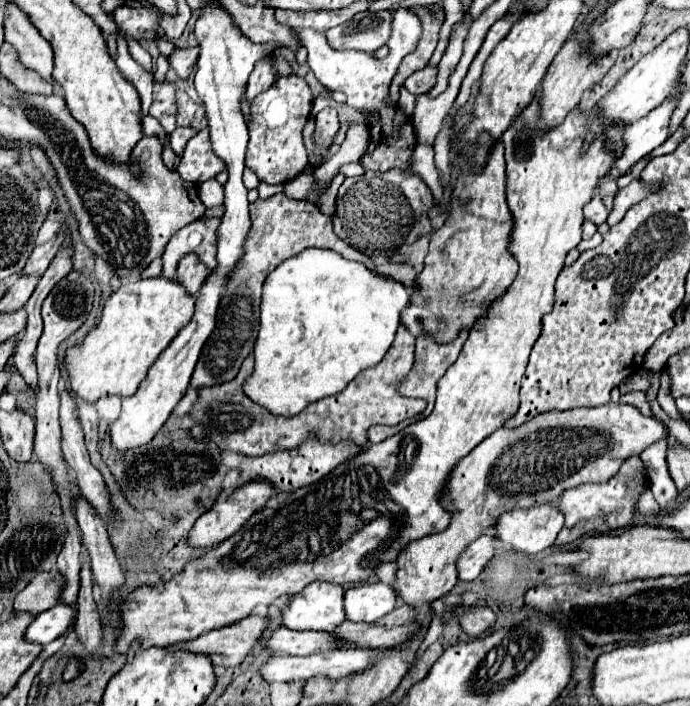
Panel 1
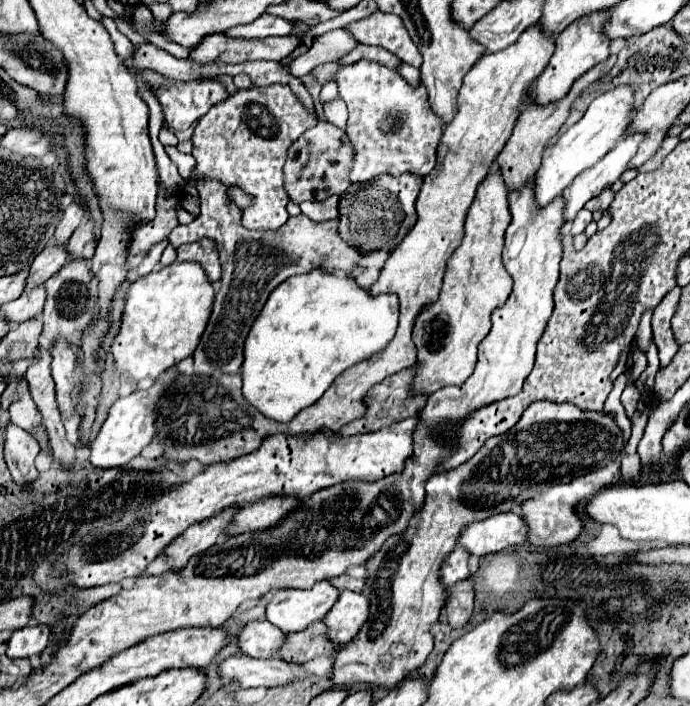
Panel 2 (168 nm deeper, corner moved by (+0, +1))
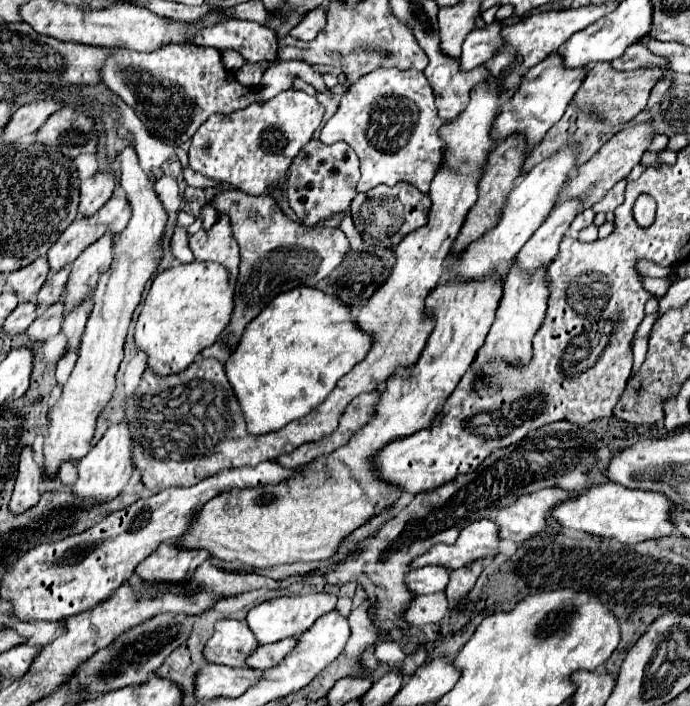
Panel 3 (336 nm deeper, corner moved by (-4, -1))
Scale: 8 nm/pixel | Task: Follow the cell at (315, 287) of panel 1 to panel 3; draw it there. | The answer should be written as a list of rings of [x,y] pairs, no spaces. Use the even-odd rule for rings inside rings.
[[[295,287],[273,299],[261,315],[257,315],[243,331],[239,345],[225,361],[225,373],[233,387],[233,393],[241,405],[241,413],[247,423],[249,435],[265,435],[279,431],[287,423],[305,417],[313,407],[321,405],[337,381],[363,359],[371,347],[369,335],[365,335],[349,319],[349,307],[341,305],[337,297],[325,295],[319,289]]]

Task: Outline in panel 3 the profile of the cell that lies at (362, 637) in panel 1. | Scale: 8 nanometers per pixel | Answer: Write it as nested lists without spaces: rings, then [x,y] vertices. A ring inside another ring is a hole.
[[[283,639],[281,643],[271,643],[271,645],[261,645],[257,647],[245,661],[247,667],[251,669],[265,669],[273,667],[273,663],[281,663],[281,659],[293,649],[293,643],[297,639]]]

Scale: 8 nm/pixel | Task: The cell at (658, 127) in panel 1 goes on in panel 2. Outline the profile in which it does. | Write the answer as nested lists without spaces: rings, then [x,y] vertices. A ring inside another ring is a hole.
[[[645,131],[627,135],[601,161],[597,161],[597,165],[585,169],[585,173],[581,173],[581,177],[577,177],[577,181],[565,189],[565,219],[573,219],[589,199],[611,187],[629,169],[629,163],[637,155],[637,149],[645,137]]]

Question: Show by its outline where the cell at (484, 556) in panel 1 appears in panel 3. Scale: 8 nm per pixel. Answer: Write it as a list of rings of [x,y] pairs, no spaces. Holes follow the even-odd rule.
[[[423,567],[417,571],[409,571],[405,577],[405,585],[413,597],[443,591],[449,583],[449,571],[445,567]]]

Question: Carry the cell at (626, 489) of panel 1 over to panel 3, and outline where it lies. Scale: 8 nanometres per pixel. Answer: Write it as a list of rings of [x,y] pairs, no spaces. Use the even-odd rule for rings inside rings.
[[[557,487],[521,495],[513,505],[497,511],[495,525],[499,529],[499,539],[513,539],[515,543],[523,543],[537,535],[545,529],[547,517],[557,501],[565,501],[567,497],[569,493]]]

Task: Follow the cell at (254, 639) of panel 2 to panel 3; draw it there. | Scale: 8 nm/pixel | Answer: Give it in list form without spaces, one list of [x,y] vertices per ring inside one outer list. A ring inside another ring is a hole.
[[[221,619],[215,623],[215,633],[203,647],[203,657],[209,663],[243,667],[245,655],[253,653],[253,649],[257,649],[257,639],[253,639],[245,621]]]

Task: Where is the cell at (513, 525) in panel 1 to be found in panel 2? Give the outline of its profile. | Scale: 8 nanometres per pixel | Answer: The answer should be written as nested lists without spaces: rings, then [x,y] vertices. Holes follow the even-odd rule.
[[[497,513],[485,521],[477,521],[461,533],[461,545],[469,553],[481,557],[515,545],[529,543],[529,527],[519,513]]]

